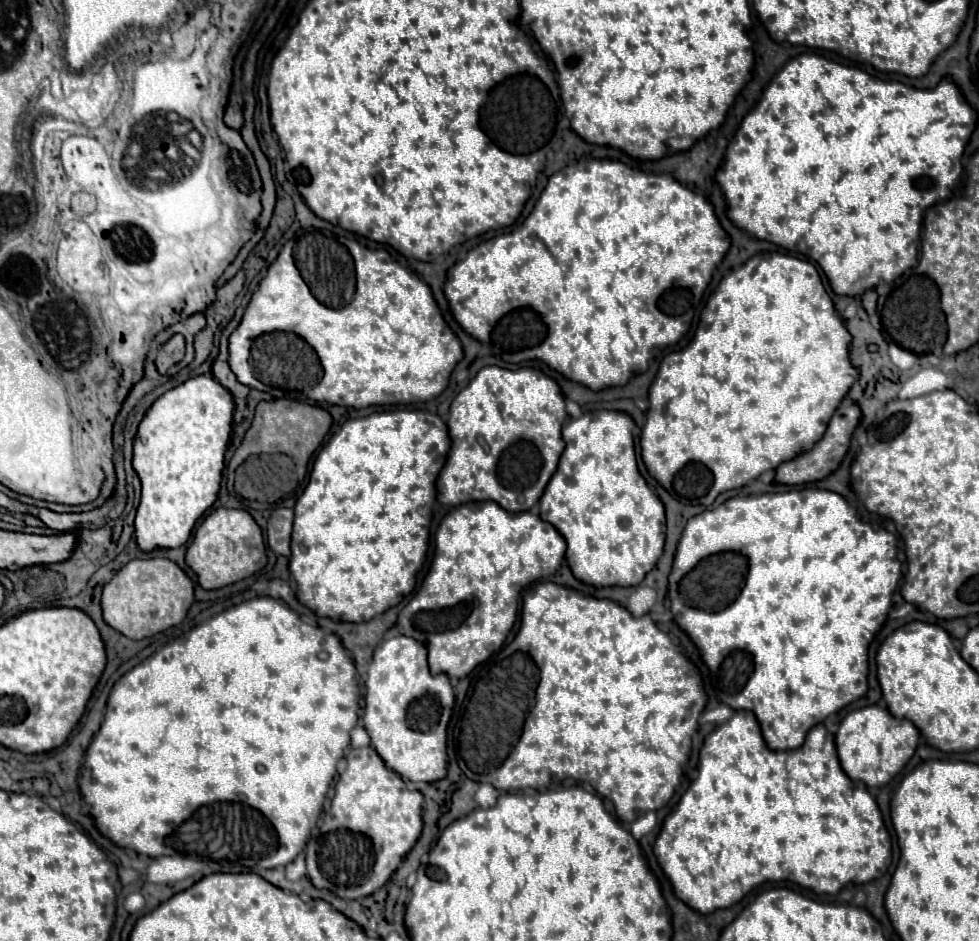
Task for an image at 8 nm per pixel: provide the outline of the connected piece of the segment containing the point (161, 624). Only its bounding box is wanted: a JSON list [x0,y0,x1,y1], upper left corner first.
[102,558,194,640]

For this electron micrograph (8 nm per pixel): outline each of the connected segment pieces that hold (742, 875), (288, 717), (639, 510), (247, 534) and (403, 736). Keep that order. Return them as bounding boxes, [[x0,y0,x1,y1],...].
[[654,710,892,914],[80,596,360,872],[538,410,666,586],[186,508,268,590],[364,634,454,782]]

